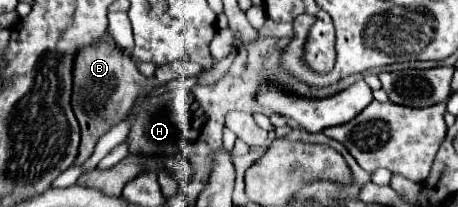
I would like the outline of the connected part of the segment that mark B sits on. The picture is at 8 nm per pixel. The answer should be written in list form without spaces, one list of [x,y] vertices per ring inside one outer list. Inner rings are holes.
[[[105,34],[97,46],[83,50],[75,58],[75,68],[73,68],[73,80],[75,80],[73,108],[75,108],[75,116],[79,120],[79,126],[81,126],[81,146],[79,146],[79,154],[75,158],[75,164],[83,164],[85,160],[89,160],[97,140],[111,126],[121,122],[127,116],[127,112],[131,112],[133,102],[137,98],[147,94],[149,90],[161,86],[161,80],[165,84],[165,82],[171,82],[173,78],[197,76],[199,72],[201,72],[201,66],[197,62],[187,62],[187,58],[181,58],[179,62],[167,64],[167,66],[163,66],[163,70],[157,70],[157,76],[145,78],[137,70],[133,60],[115,48],[109,34]]]

